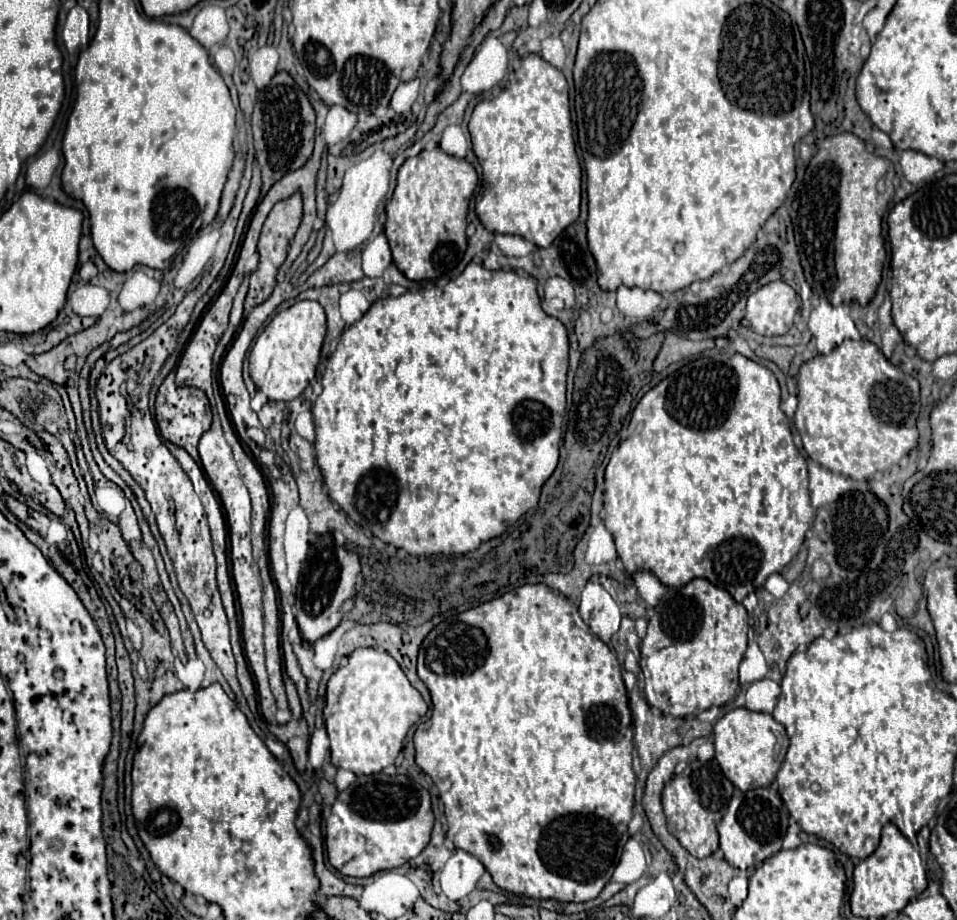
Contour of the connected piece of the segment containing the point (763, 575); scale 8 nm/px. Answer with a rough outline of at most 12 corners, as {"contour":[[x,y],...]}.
{"contour":[[701,355],[605,467],[627,577],[745,595],[815,509],[775,375]]}

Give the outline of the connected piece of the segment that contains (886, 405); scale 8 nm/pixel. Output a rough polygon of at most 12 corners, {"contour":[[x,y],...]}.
{"contour":[[867,339],[797,375],[795,427],[869,479],[917,445],[919,383]]}

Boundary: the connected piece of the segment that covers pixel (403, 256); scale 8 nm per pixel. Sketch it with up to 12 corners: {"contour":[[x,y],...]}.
{"contour":[[439,147],[409,157],[385,207],[395,267],[449,275],[477,171]]}

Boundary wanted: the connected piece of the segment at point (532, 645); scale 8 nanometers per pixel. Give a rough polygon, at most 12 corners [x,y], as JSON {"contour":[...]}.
{"contour":[[522,585],[431,629],[417,765],[503,891],[629,839],[615,653]]}

